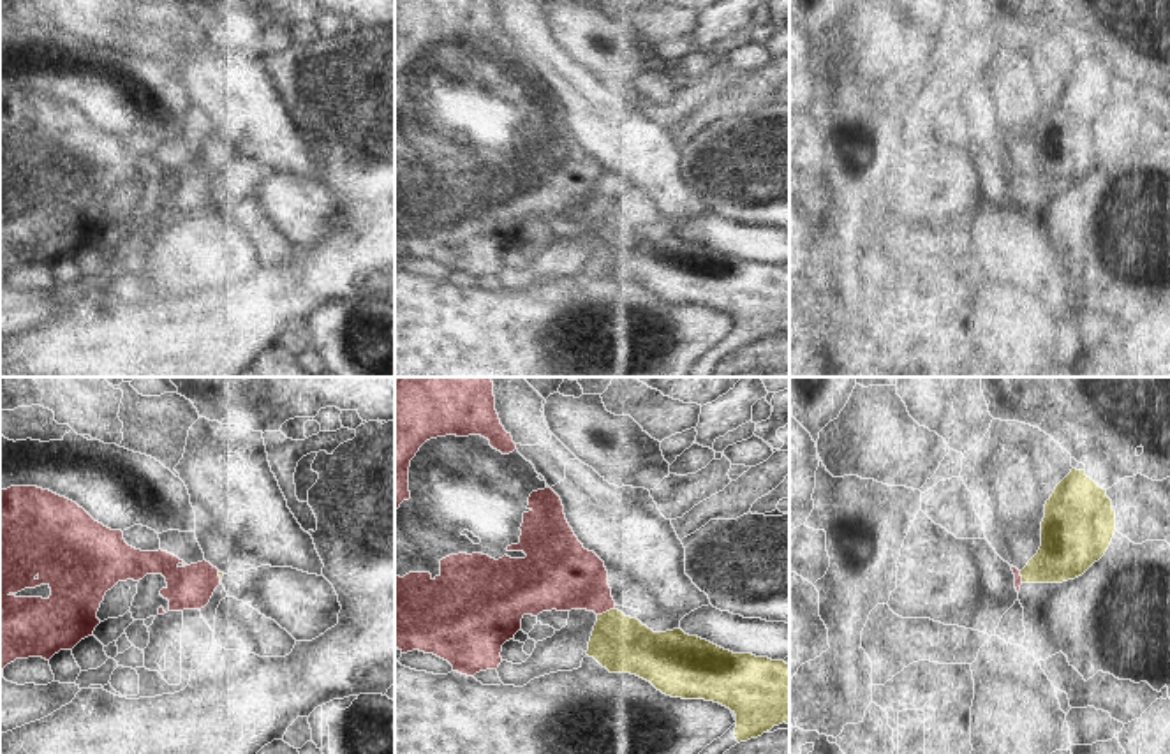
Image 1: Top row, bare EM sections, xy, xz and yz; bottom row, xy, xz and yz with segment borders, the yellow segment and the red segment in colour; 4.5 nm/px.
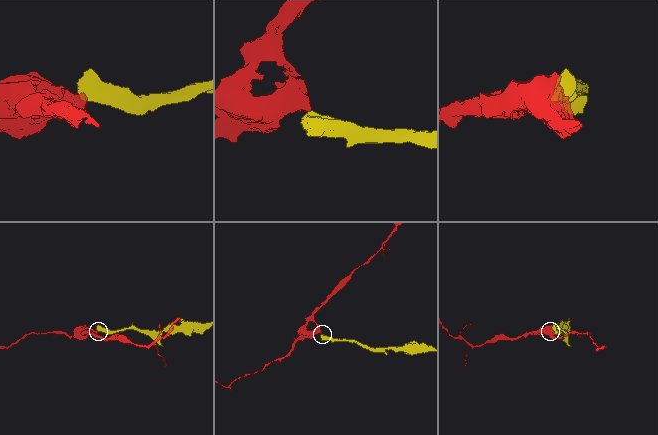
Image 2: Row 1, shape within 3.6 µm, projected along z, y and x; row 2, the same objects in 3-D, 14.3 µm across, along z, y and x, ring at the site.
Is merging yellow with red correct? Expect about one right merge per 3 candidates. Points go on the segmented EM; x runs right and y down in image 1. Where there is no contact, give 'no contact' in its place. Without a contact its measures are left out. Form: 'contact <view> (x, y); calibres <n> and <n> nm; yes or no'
contact xz (607, 612); calibres 260 and 320 nm; no

